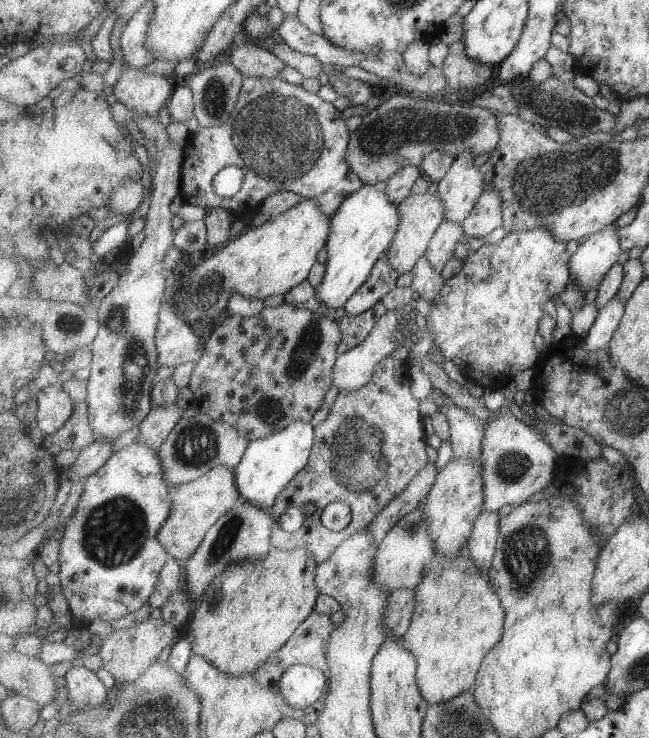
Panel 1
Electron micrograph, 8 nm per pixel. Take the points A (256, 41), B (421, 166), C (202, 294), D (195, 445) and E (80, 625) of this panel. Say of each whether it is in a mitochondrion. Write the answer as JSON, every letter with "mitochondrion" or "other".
{"A":"other","B":"other","C":"mitochondrion","D":"mitochondrion","E":"other"}

